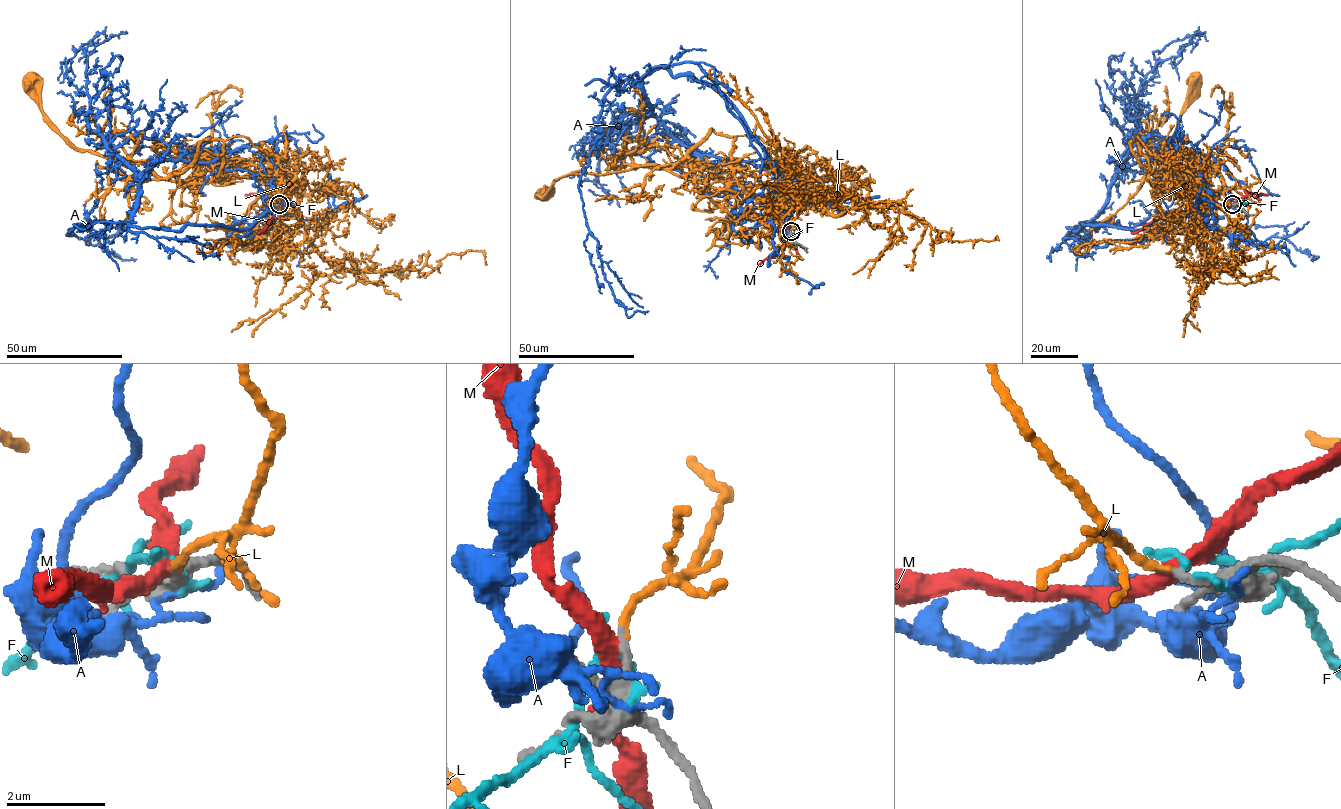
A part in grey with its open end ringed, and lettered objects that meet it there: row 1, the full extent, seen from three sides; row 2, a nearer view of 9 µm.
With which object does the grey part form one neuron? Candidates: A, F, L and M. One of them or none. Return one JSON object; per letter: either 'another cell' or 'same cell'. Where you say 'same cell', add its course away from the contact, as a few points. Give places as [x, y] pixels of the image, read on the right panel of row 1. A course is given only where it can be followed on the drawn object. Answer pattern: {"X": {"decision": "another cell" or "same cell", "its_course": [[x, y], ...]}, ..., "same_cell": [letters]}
{"A": {"decision": "another cell"}, "F": {"decision": "another cell"}, "L": {"decision": "same cell", "its_course": [[1231, 204], [1221, 192], [1196, 188], [1202, 172], [1182, 182], [1170, 174], [1177, 120], [1197, 80]]}, "M": {"decision": "another cell"}, "same_cell": ["L"]}

